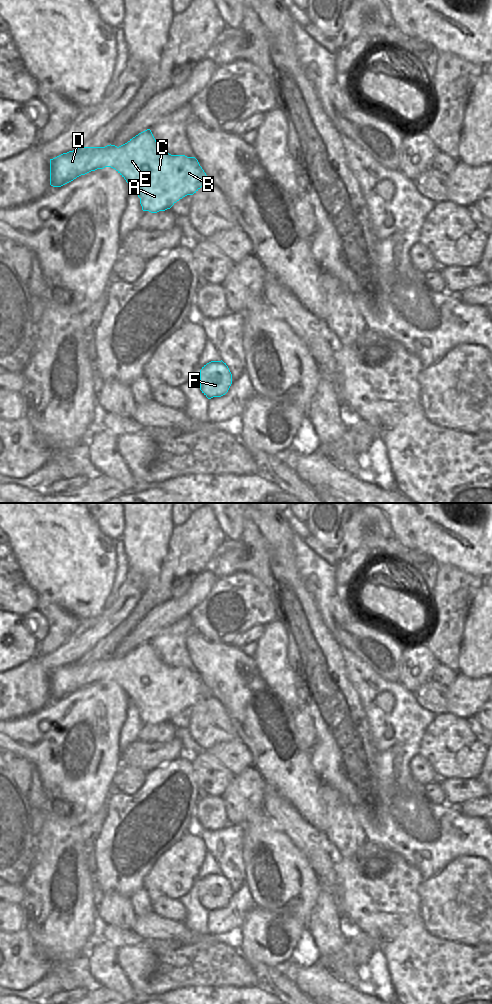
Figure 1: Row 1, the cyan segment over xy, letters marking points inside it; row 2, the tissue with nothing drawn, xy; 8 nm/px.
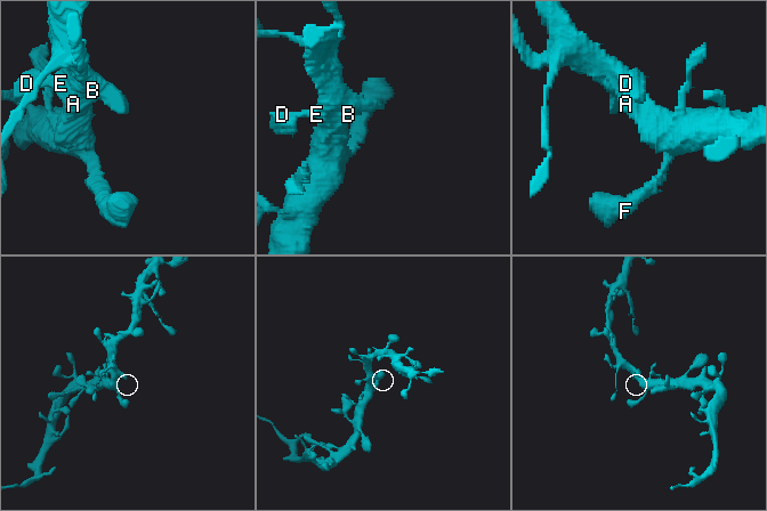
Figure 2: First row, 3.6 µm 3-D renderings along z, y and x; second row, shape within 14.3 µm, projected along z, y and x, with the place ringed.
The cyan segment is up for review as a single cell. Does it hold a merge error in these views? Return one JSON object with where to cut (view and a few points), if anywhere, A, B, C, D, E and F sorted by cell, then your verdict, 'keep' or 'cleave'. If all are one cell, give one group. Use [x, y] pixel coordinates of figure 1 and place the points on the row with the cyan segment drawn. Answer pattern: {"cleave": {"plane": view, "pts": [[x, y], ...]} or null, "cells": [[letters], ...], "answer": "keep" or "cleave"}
{"cleave": null, "cells": [["A", "B", "C", "D", "E", "F"]], "answer": "keep"}

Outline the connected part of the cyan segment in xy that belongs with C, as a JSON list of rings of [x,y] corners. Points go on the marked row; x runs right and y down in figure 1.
[[[147,129],[119,147],[111,144],[105,147],[79,147],[50,159],[50,185],[61,187],[81,175],[105,167],[115,169],[140,198],[142,210],[151,213],[170,209],[183,197],[193,195],[211,183],[195,157],[167,153],[156,142],[151,130]]]

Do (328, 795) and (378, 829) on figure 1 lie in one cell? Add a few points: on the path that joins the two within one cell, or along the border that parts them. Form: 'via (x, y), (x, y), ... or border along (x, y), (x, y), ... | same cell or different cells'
border along (361, 827), (366, 838) | different cells

